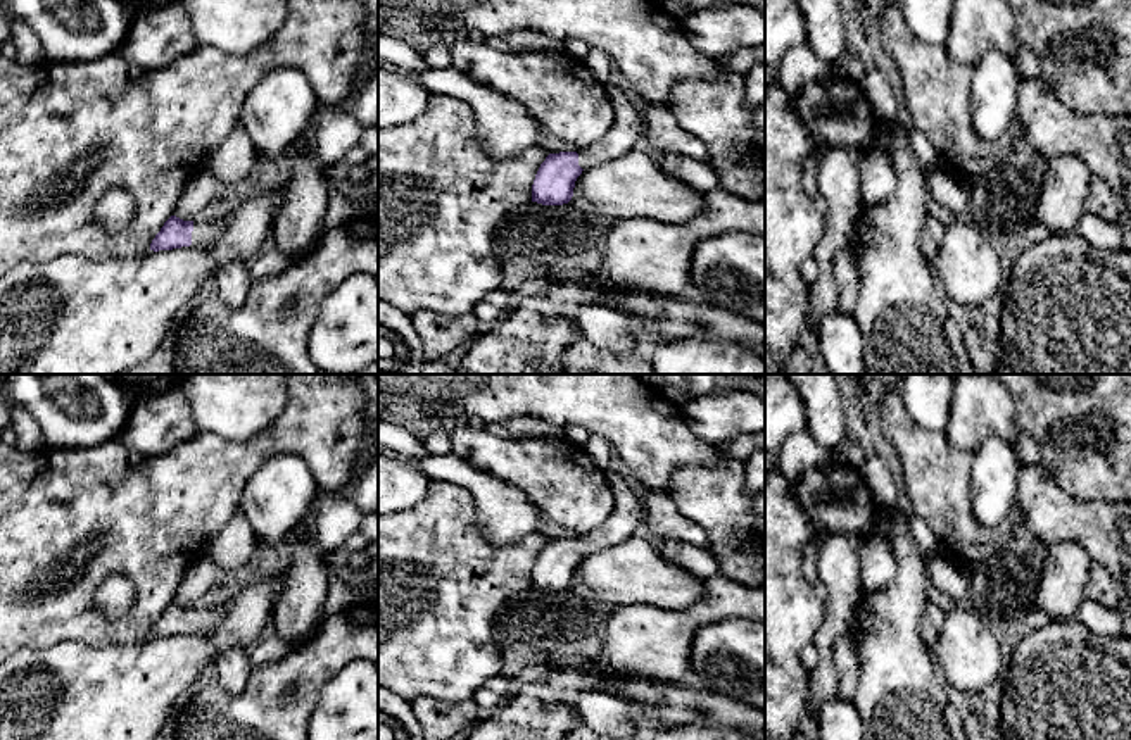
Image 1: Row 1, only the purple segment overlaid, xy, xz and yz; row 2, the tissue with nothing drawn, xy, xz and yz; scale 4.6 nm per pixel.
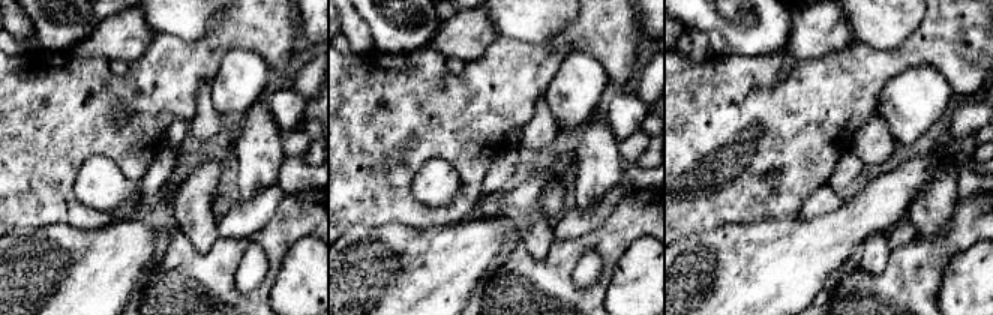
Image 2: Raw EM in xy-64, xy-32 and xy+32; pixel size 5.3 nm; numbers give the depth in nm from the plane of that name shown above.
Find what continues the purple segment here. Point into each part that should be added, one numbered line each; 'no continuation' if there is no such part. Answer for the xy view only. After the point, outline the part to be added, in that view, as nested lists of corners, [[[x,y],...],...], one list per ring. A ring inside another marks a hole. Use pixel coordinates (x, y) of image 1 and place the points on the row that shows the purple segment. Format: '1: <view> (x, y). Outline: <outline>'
1: xy (202, 233). Outline: [[[224,212],[207,223],[202,223],[202,224],[193,223],[192,245],[211,243],[219,235],[228,217],[230,217],[230,212]]]

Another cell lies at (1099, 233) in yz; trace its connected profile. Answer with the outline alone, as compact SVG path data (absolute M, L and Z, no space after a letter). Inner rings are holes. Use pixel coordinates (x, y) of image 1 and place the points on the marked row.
M1084 212L1079 217L1072 231L1081 235L1091 247L1100 247L1107 250L1124 248L1124 241L1115 224L1109 224L1090 212Z

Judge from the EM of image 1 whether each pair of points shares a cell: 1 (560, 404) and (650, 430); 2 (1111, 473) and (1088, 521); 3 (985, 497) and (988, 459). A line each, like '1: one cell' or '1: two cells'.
1: one cell
2: two cells
3: one cell

